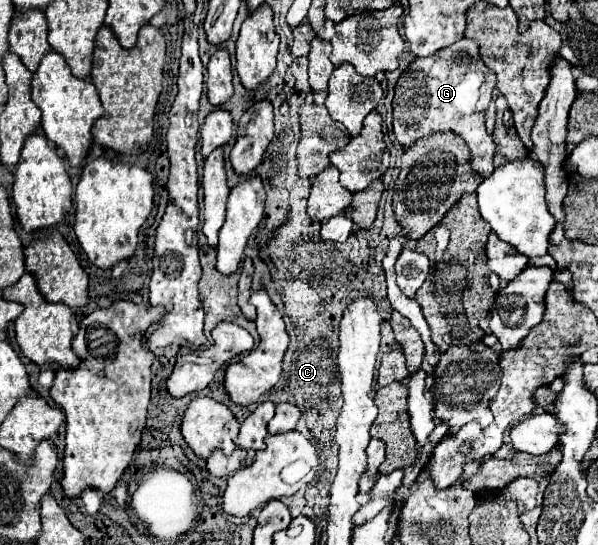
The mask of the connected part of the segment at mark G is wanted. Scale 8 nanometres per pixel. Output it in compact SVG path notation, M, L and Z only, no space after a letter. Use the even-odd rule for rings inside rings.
M461 39L431 57L417 57L399 77L393 97L393 133L403 147L437 131L455 131L471 147L471 165L483 177L493 173L495 143L485 131L485 109L495 89L495 73L481 61L479 45Z

